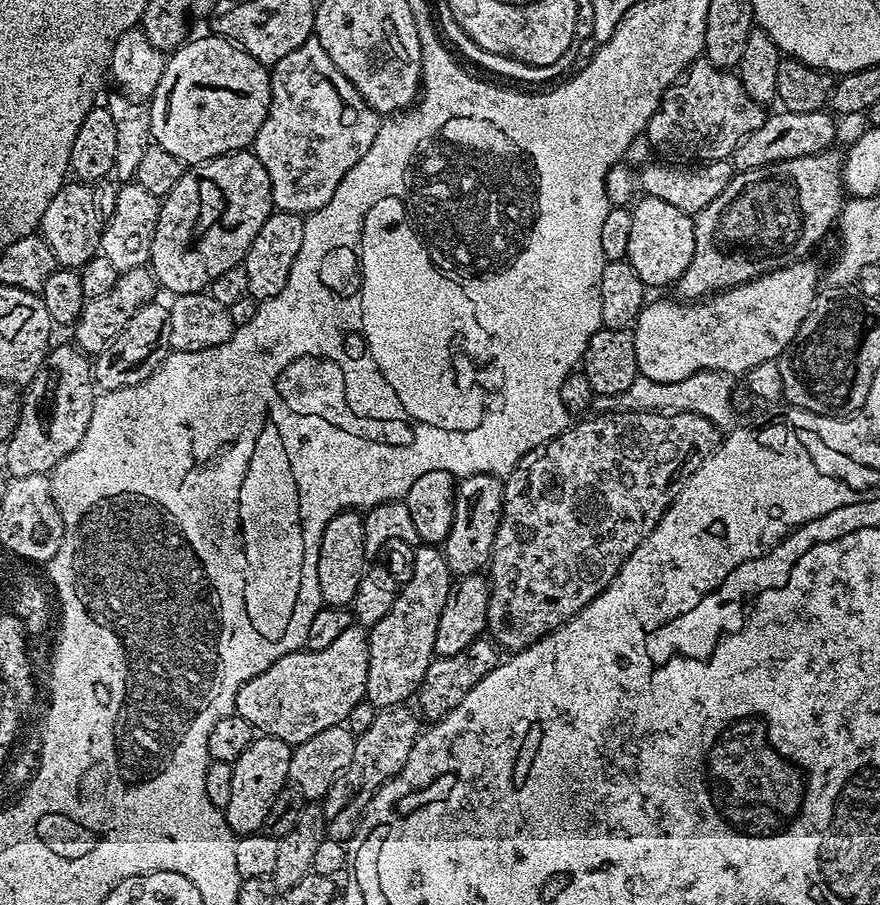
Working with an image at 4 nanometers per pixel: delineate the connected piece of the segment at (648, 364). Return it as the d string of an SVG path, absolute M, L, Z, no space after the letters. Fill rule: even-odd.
M801 262L799 264L787 264L785 268L779 268L773 272L768 272L765 276L760 276L757 280L751 280L745 284L740 284L736 288L727 288L724 292L715 293L699 302L681 302L679 299L672 300L656 300L645 303L642 314L636 320L636 327L632 332L634 338L634 350L638 354L638 366L640 367L640 376L646 380L652 380L655 384L669 384L670 382L682 382L682 378L690 378L699 372L726 372L729 377L740 378L744 373L749 372L754 366L758 366L758 362L770 362L771 360L779 360L792 344L792 339L798 334L798 330L802 326L802 322L806 322L806 318L812 313L812 307L818 299L818 291L816 292L816 283L822 280L822 276L816 273L816 268L812 262Z

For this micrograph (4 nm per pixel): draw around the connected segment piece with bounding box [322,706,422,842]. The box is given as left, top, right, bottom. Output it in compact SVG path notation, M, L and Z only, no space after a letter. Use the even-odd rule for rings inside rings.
M408 706L377 711L370 730L356 737L354 758L350 758L350 766L346 766L338 782L330 786L327 796L322 801L327 839L348 842L355 834L360 819L366 816L366 810L371 809L372 799L375 798L378 789L404 769L412 753L412 747L416 744L416 737L422 731L421 717L413 712Z

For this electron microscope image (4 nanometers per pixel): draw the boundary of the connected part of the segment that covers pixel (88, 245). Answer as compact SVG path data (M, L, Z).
M66 182L58 194L50 198L50 206L46 206L46 214L42 214L38 232L50 250L54 250L59 267L79 270L100 252L102 234L110 222L110 214L114 214L115 201L116 188L108 182Z

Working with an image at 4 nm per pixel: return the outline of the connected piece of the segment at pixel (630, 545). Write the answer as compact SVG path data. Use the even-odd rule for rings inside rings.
M604 410L597 414L580 418L571 426L559 432L552 440L540 444L525 454L513 472L504 480L504 513L494 538L492 558L486 569L486 579L490 585L490 606L488 607L487 635L505 653L515 654L528 648L544 636L549 636L555 628L561 628L567 620L573 620L598 594L602 594L616 579L618 570L634 554L634 550L656 529L664 516L664 511L672 505L672 499L684 488L684 483L706 462L706 458L716 451L721 439L721 429L714 427L697 412L630 412L627 410Z

